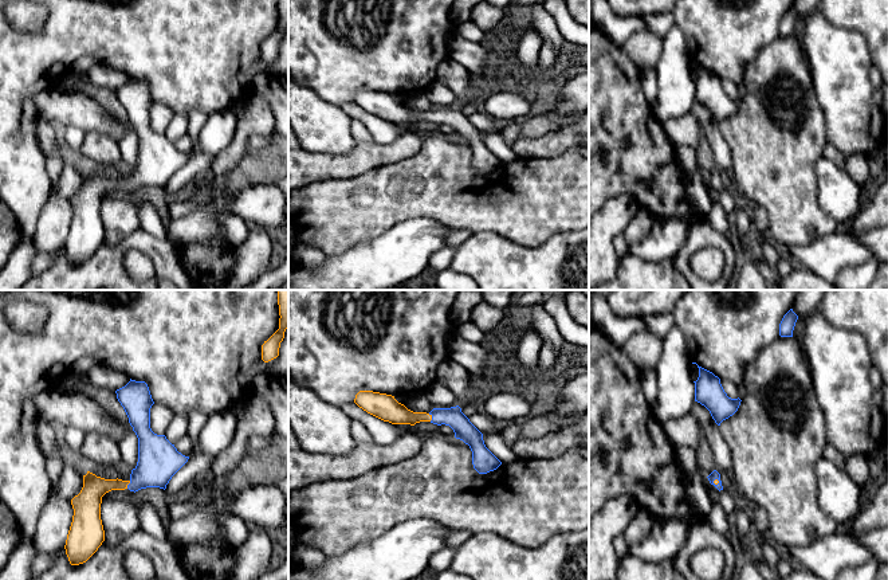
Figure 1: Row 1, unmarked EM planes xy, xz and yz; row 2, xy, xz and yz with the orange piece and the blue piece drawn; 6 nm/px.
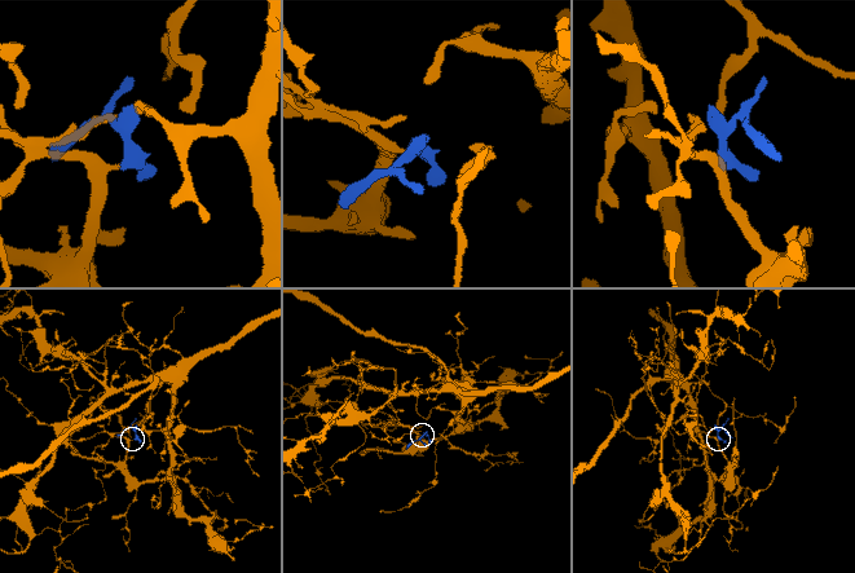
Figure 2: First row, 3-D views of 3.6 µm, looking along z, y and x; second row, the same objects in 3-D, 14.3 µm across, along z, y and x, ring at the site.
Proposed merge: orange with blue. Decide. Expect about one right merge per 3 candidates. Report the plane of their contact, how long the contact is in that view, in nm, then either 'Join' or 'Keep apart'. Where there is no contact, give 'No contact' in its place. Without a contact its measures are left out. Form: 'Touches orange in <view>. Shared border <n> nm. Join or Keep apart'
Touches orange in xz. Shared border 50 nm. Join

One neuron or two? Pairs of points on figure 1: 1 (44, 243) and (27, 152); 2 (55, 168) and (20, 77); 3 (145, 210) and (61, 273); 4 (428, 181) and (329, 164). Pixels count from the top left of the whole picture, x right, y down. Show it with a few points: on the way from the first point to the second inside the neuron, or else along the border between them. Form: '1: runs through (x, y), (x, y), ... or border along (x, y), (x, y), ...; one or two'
1: border along (51, 185), (51, 194), (30, 236); two
2: border along (46, 157), (46, 172), (52, 183); two
3: border along (140, 226), (157, 238), (168, 239); two
4: border along (396, 160), (356, 176), (336, 179); two

